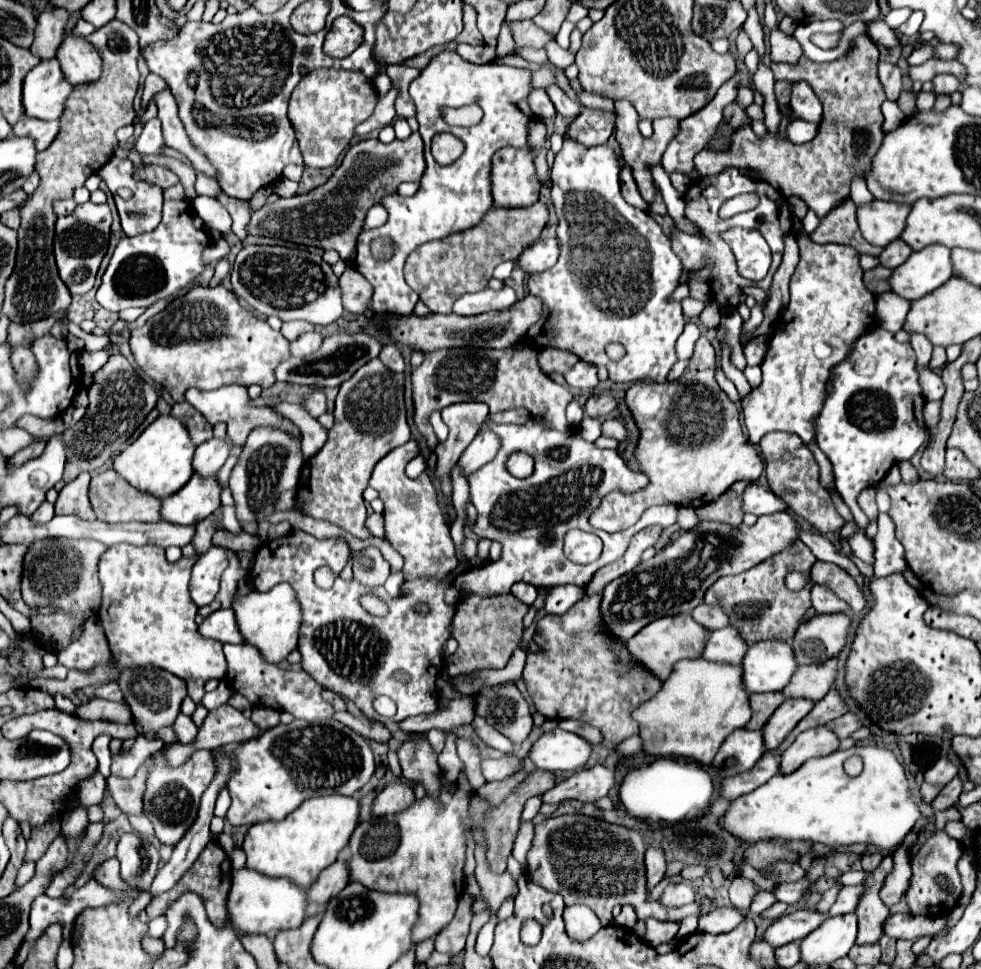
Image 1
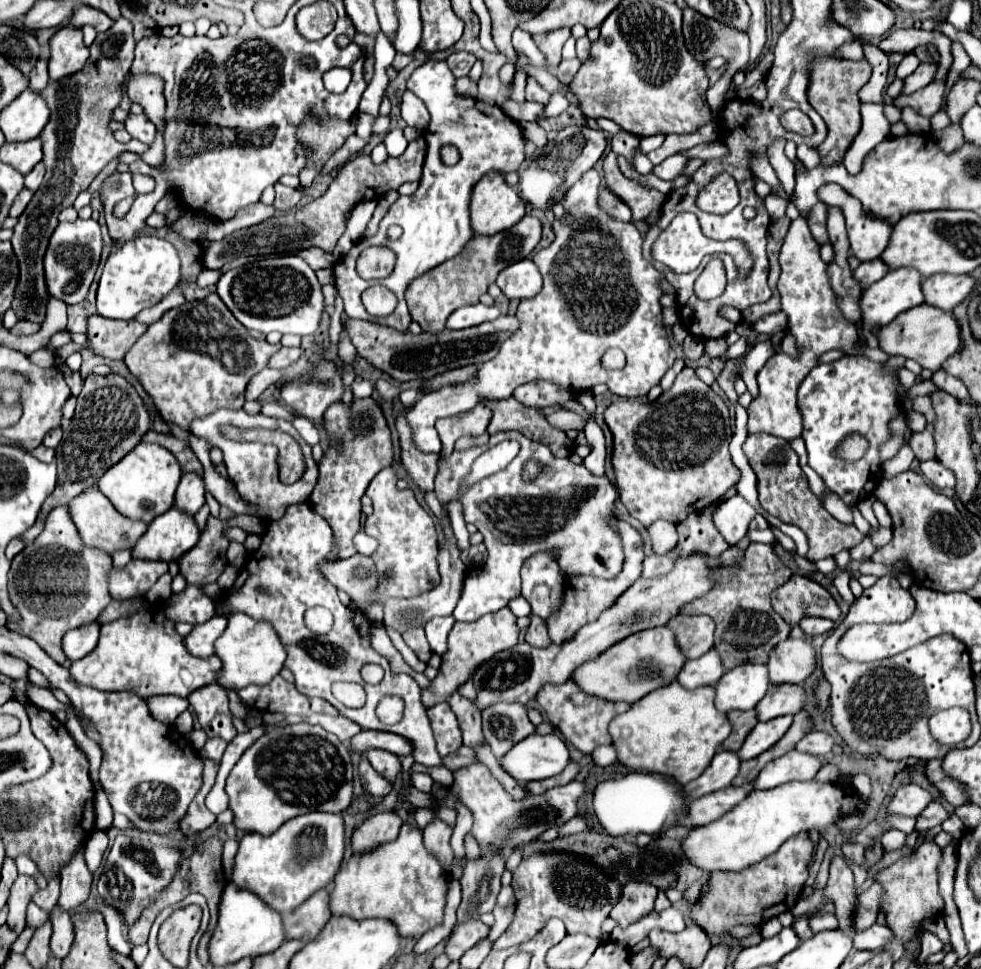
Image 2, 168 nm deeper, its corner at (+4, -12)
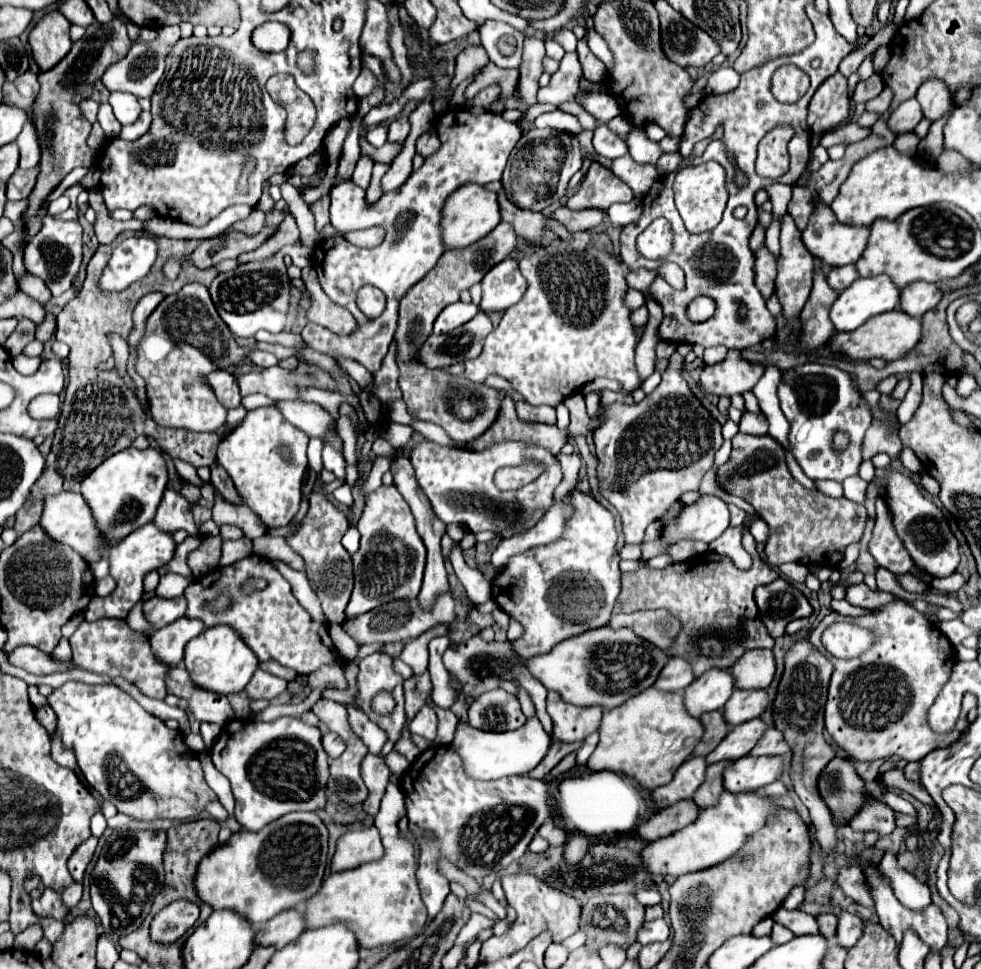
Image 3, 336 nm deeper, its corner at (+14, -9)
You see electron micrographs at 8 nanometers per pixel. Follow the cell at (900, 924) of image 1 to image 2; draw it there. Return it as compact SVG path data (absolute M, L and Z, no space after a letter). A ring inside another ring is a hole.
M874 924L868 930L862 930L854 936L854 948L856 950L882 950L886 944L890 944L894 940L894 934L888 926L882 924Z

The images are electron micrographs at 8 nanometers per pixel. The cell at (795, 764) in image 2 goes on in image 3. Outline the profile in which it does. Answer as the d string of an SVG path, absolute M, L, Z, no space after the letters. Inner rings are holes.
M746 755L732 761L726 771L722 771L724 789L730 793L746 793L768 783L774 783L782 773L780 757L752 757Z

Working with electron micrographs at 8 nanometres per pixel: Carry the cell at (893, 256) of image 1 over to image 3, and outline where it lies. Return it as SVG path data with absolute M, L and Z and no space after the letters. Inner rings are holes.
M844 265L844 267L834 267L828 275L826 275L826 281L832 289L836 289L838 293L844 291L846 287L850 287L852 281L858 279L858 273L856 273L856 267L854 265Z

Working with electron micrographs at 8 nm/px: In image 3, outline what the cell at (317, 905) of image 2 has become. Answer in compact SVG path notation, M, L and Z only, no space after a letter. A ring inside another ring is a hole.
M288 909L258 927L256 945L260 945L260 947L272 945L276 949L282 949L284 945L288 945L290 941L294 941L302 933L304 933L302 913L298 909Z

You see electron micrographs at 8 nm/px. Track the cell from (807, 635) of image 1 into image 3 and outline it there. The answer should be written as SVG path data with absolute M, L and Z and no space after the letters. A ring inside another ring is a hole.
M768 649L746 651L730 669L736 689L766 689L774 679L774 655Z

